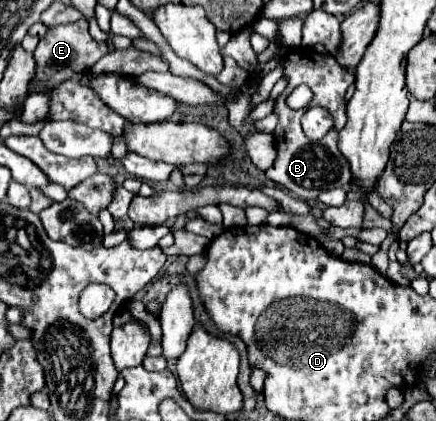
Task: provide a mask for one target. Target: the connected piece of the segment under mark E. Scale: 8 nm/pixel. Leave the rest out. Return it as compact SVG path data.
M80 19L70 25L50 27L34 51L34 57L38 63L36 79L38 79L38 83L44 83L44 87L48 87L48 83L58 85L64 79L68 79L72 73L82 73L84 67L92 67L106 53L108 53L108 45L98 43L90 37L88 27L86 27L86 19Z

